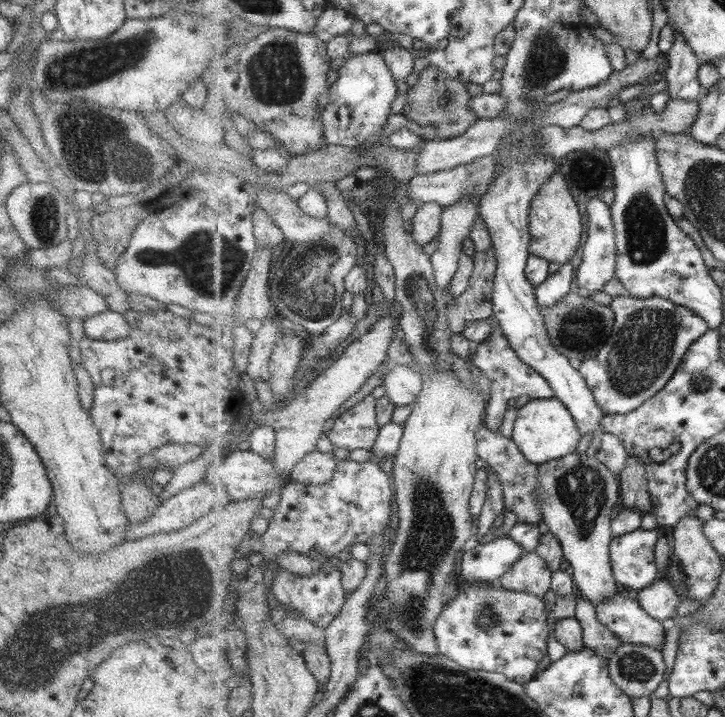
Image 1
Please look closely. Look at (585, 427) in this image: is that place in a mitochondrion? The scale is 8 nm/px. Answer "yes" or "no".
no

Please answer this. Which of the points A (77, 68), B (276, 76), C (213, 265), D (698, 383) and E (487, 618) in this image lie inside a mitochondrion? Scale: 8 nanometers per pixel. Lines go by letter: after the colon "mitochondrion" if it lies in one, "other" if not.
A: mitochondrion
B: mitochondrion
C: mitochondrion
D: mitochondrion
E: mitochondrion

